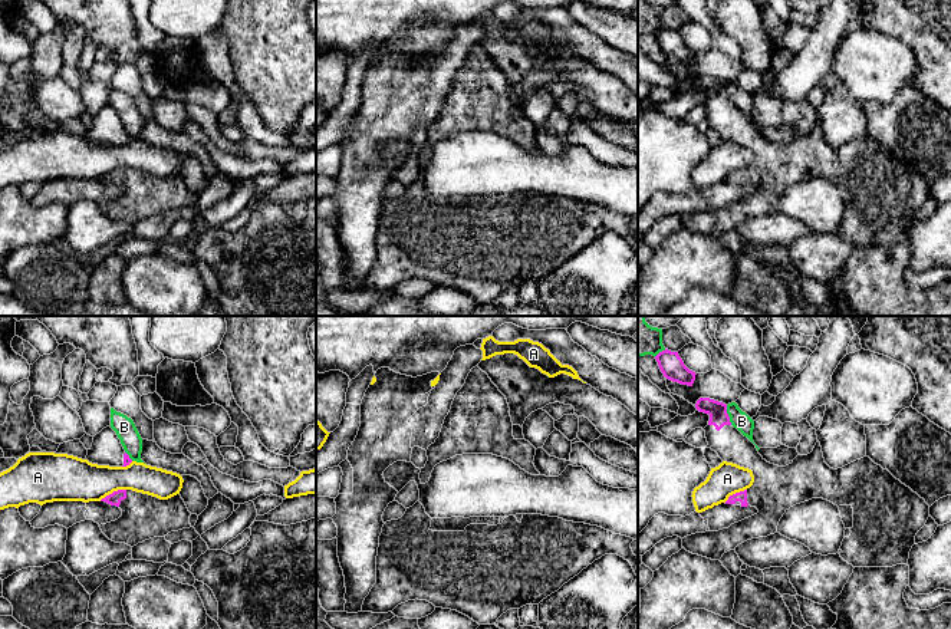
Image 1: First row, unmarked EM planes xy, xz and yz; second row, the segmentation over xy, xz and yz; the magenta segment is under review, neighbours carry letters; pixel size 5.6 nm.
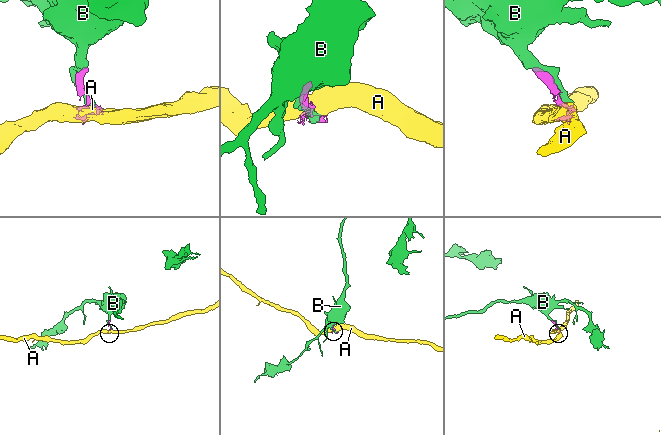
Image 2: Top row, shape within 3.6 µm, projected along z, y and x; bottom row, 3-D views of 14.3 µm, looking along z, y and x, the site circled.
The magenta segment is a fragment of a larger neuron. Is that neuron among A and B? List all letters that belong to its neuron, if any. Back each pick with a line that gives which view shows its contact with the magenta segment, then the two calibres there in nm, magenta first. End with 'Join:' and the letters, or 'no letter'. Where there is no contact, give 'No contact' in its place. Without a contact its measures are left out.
Join: no letter

